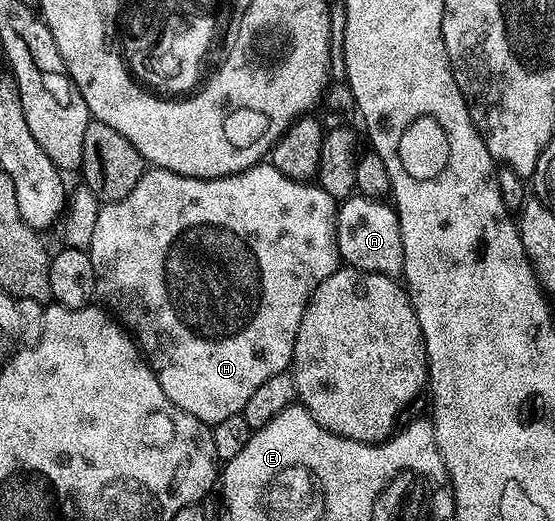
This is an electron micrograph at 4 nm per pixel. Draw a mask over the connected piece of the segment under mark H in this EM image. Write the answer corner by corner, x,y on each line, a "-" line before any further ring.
272,163
253,165
233,177
215,179
184,177
166,169
146,168
139,183
131,187
131,195
102,204
99,211
99,220
95,222
95,235
91,235
87,250
91,267
95,267
96,300
137,342
137,348
148,361
155,379
159,379
159,387
163,387
163,395
167,395
167,399
171,399
175,407
187,411
187,415
195,415
195,419
203,424
215,426
223,419
241,413
247,399
251,399
255,390
262,383
267,383
271,375
279,375
292,366
295,335
299,335
299,323
303,319
309,296
317,290
319,283
323,283
323,279
327,279
338,269
341,261
341,252
337,250
338,204
320,185
287,179
287,175
283,175

